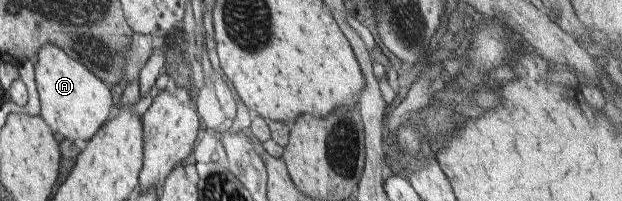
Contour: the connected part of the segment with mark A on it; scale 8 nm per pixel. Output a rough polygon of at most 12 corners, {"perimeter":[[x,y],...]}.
{"perimeter":[[55,44],[34,66],[43,120],[89,141],[110,86]]}

